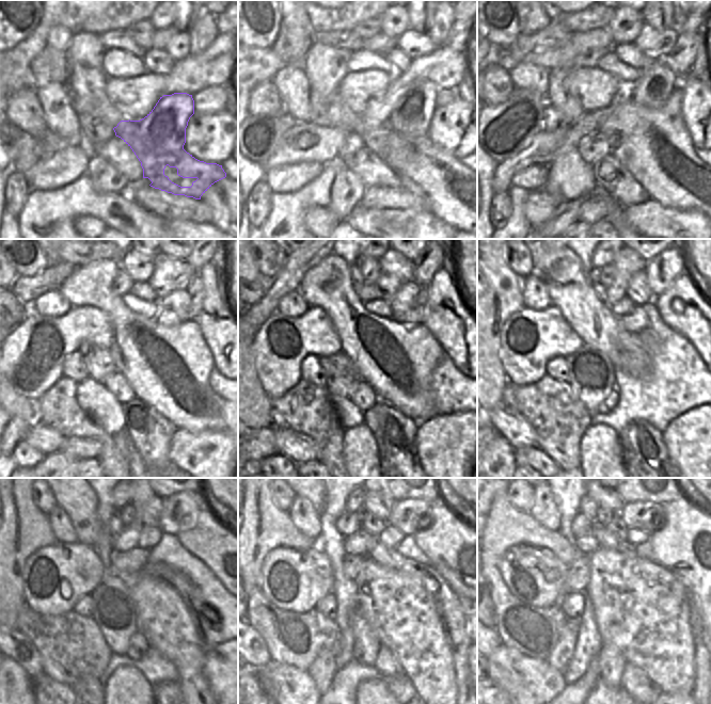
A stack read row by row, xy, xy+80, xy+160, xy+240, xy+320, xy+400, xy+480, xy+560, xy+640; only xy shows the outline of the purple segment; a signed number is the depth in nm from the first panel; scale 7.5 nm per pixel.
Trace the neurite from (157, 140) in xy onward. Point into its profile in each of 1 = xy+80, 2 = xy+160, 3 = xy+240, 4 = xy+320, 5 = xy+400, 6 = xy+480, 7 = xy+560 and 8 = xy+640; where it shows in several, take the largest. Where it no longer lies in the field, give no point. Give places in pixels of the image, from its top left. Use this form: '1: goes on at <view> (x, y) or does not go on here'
1: goes on at xy+80 (409, 121)
2: goes on at xy+160 (656, 82)
3: goes on at xy+240 (172, 309)
4: goes on at xy+320 (406, 296)
5: goes on at xy+400 (638, 291)
6: goes on at xy+480 (151, 512)
7: goes on at xy+560 (379, 504)
8: goes on at xy+640 (610, 499)

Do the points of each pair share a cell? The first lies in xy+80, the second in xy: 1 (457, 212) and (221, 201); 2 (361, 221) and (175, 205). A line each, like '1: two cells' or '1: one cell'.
1: one cell
2: two cells

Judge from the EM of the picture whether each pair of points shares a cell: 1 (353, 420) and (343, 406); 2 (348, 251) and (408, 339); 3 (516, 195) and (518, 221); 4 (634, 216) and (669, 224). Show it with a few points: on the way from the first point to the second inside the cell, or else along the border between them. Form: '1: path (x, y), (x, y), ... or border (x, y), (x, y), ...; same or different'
1: path (350, 417), (346, 410); same
2: border (332, 253), (340, 256), (349, 266); different
3: path (518, 202), (518, 214); same
4: path (643, 218), (661, 222); same

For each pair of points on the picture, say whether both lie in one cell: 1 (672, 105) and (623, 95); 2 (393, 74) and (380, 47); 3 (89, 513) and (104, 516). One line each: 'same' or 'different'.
1: different
2: different
3: different

